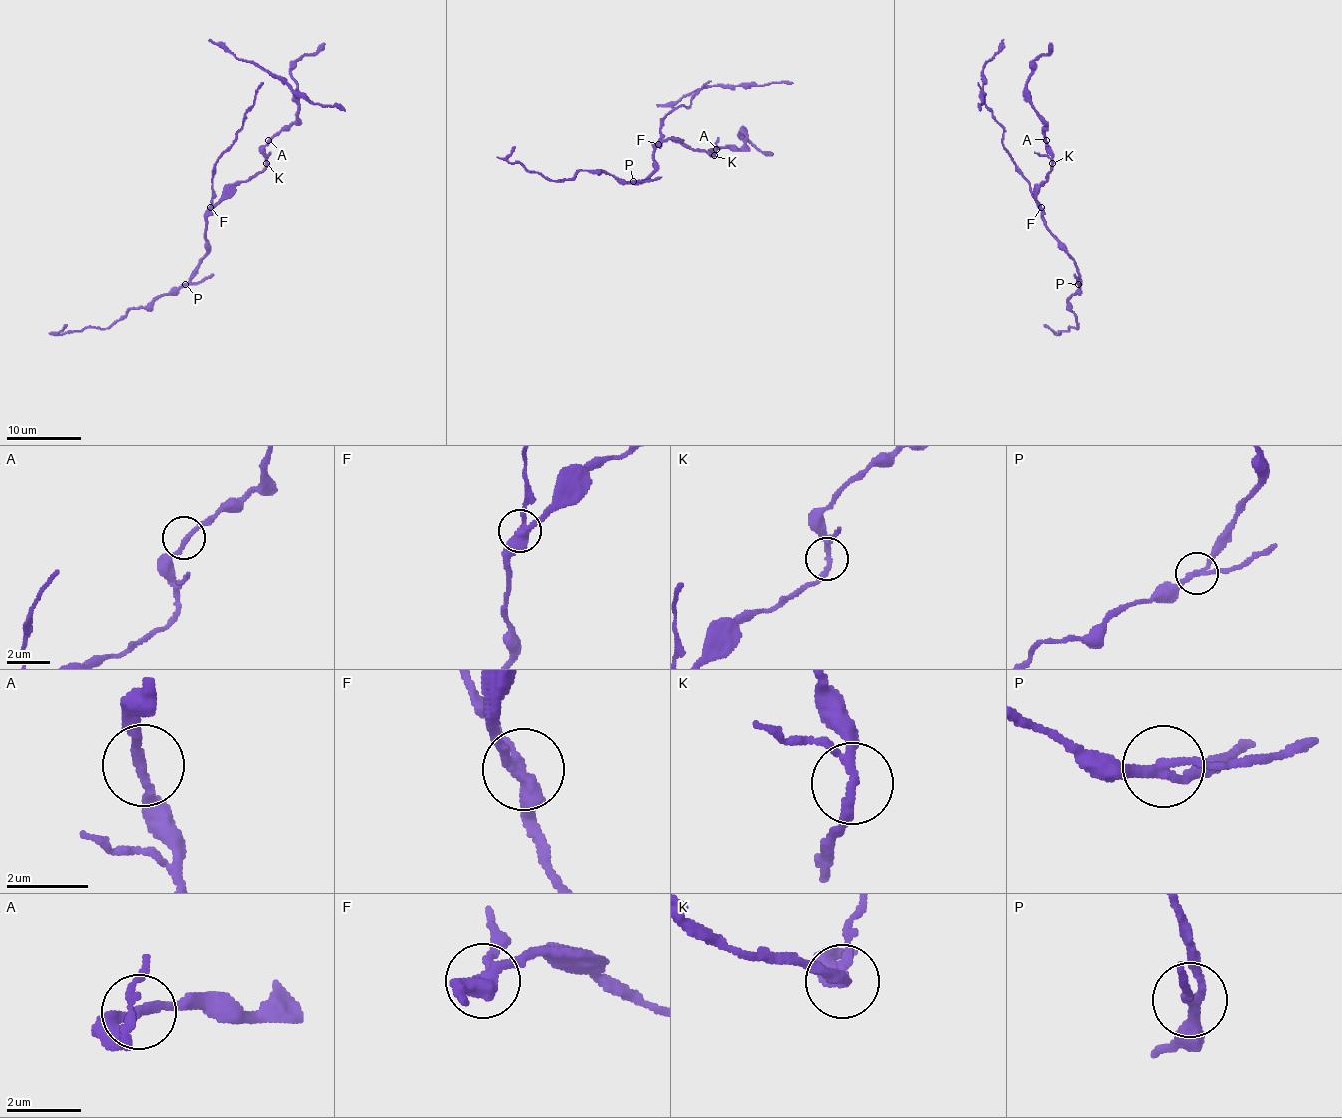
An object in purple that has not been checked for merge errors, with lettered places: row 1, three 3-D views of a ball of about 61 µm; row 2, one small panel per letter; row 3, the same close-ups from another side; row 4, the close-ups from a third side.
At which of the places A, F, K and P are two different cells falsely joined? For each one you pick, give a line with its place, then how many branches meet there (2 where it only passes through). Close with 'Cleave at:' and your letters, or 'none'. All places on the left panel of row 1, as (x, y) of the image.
F: at (210, 207); 3 branches meet
P: at (185, 284); 3 branches meet
Cleave at: F, P

